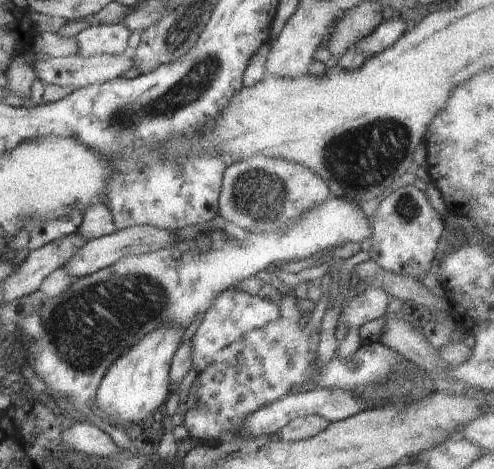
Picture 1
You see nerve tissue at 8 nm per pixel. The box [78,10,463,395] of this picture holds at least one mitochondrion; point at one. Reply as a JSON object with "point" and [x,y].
{"point":[358,159]}

